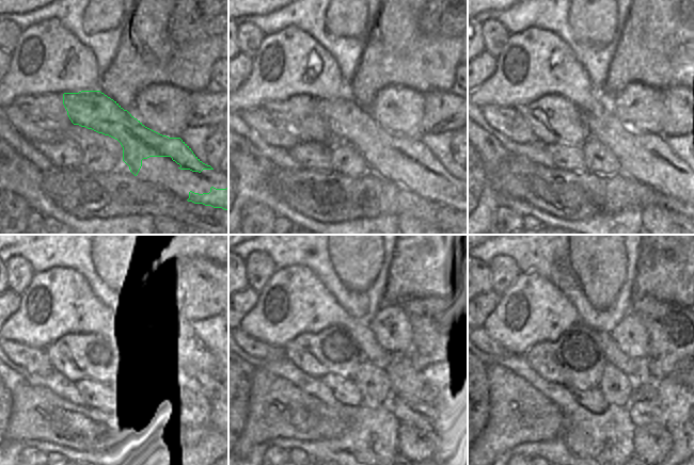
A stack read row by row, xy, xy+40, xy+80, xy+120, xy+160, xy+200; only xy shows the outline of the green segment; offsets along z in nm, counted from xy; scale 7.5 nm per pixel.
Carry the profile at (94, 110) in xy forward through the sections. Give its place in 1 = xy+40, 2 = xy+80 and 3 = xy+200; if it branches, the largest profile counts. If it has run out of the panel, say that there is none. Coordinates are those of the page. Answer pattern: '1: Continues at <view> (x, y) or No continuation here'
1: Continues at xy+40 (349, 122)
2: Continues at xy+80 (604, 127)
3: Continues at xy+200 (643, 378)

